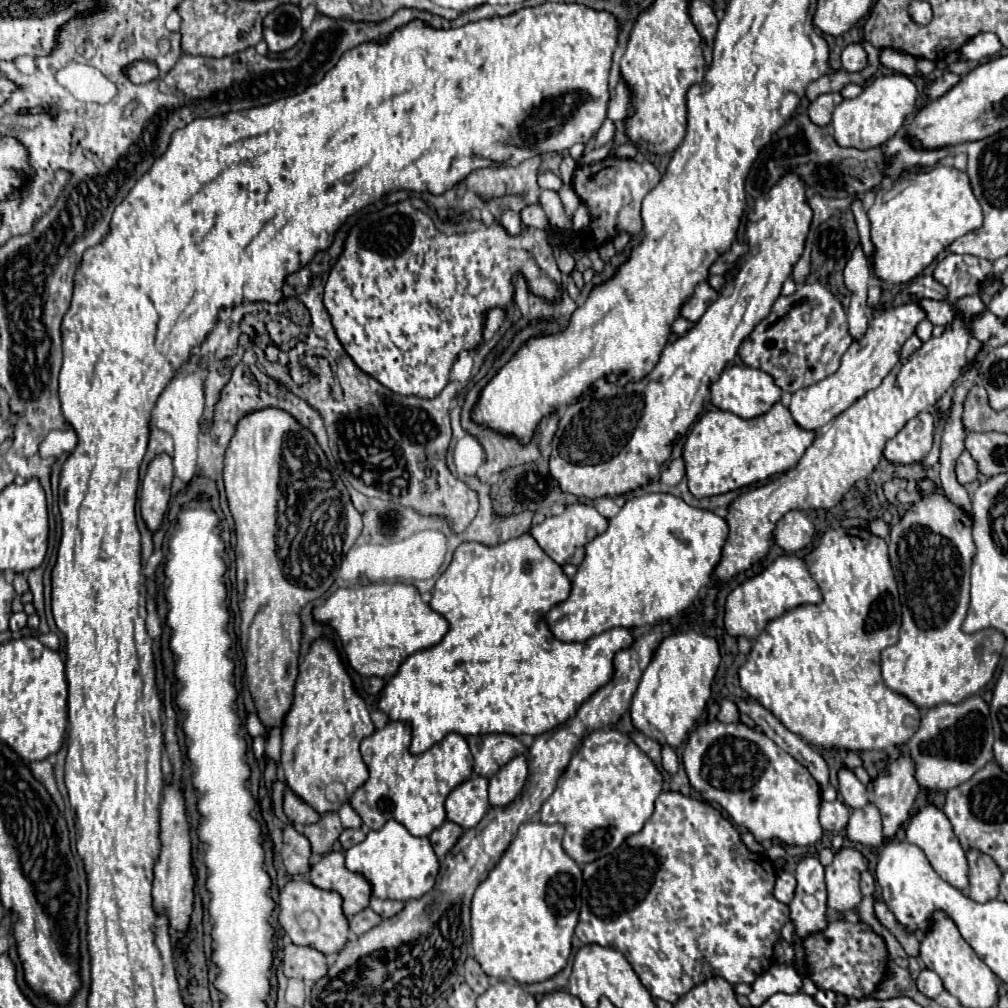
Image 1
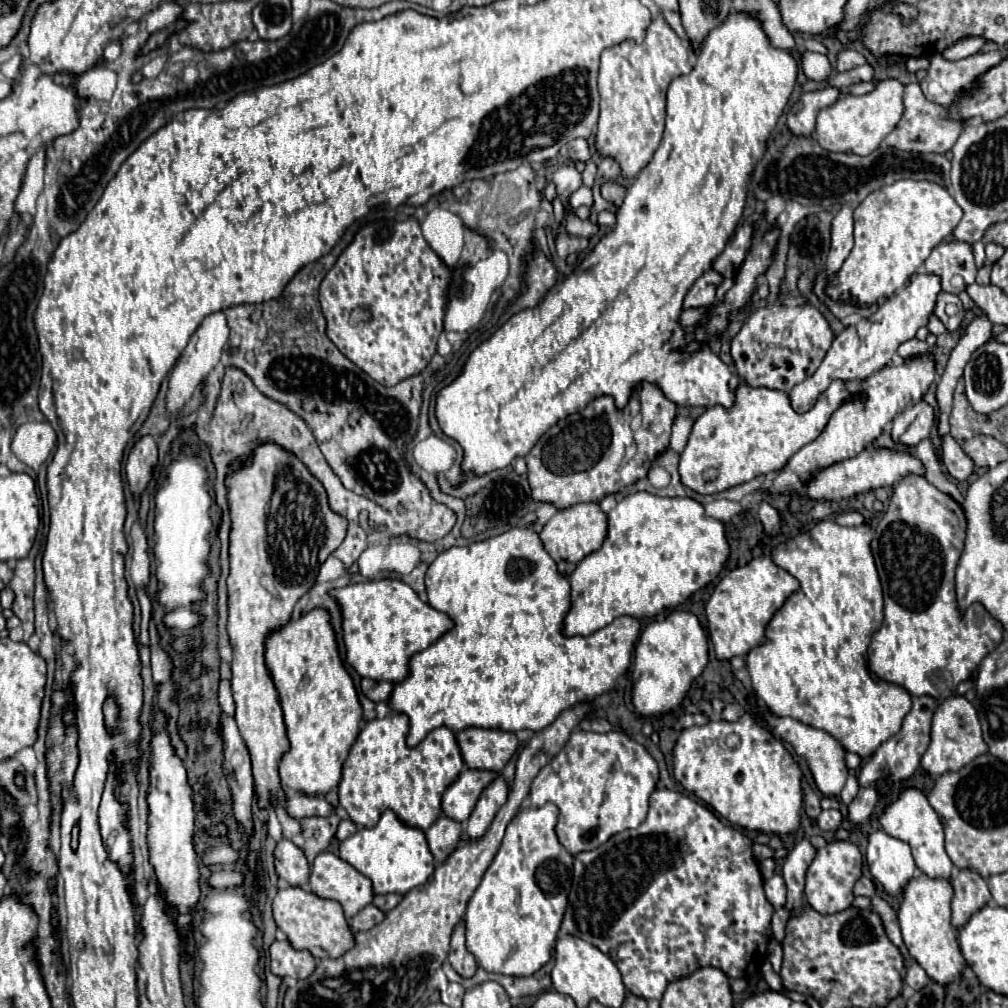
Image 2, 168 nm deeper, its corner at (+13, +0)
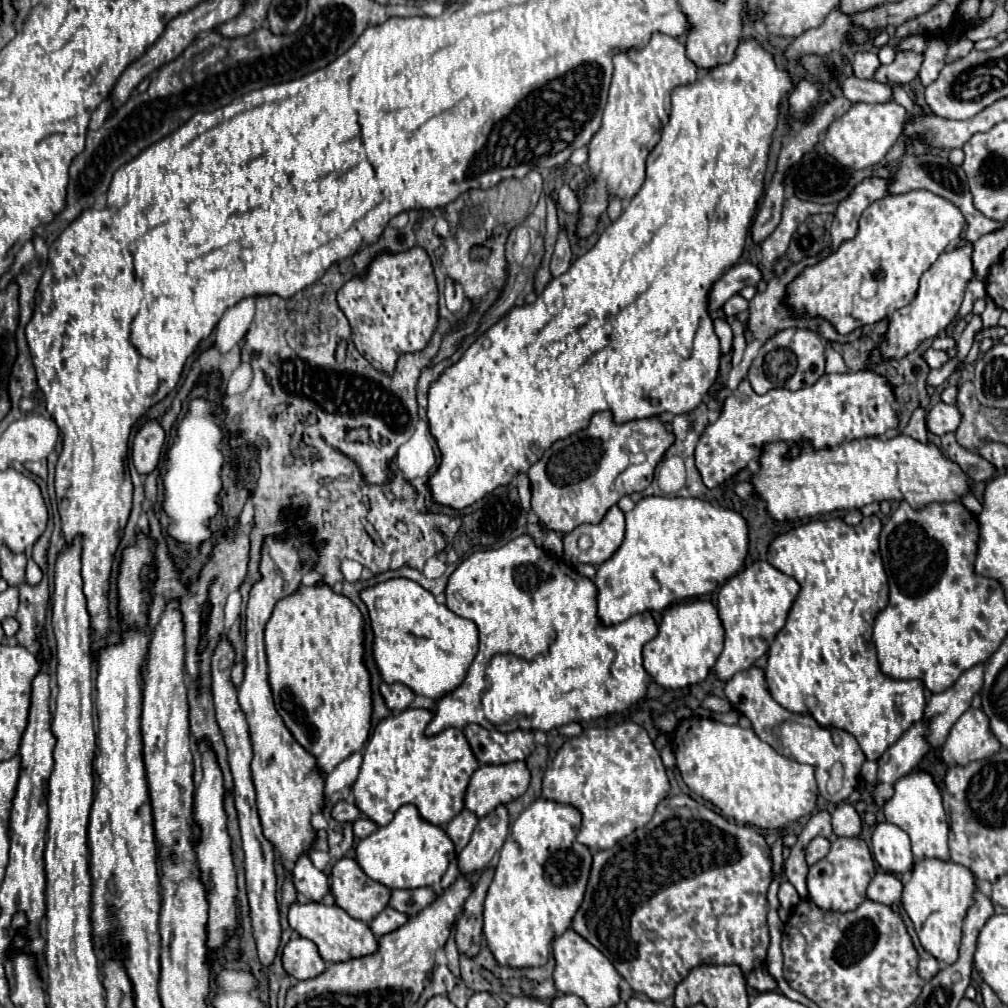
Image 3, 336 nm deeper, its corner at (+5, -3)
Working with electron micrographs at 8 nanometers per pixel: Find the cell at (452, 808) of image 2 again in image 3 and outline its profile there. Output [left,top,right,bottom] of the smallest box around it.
[465,761,529,817]

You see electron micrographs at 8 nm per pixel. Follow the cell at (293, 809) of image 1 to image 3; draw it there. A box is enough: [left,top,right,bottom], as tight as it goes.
[331,801,361,823]

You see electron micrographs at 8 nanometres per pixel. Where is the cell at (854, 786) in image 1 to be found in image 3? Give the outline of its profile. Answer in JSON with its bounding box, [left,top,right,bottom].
[725,667,865,803]

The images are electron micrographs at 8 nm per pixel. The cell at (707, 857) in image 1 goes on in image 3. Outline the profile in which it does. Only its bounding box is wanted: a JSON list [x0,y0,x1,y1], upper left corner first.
[573,795,771,1003]

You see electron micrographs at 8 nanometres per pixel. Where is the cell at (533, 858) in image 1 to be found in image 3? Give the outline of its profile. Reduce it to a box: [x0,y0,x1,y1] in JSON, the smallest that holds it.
[483,799,591,969]

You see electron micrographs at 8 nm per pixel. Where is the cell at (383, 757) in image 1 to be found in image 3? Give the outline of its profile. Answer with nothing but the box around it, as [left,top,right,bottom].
[351,709,479,827]

